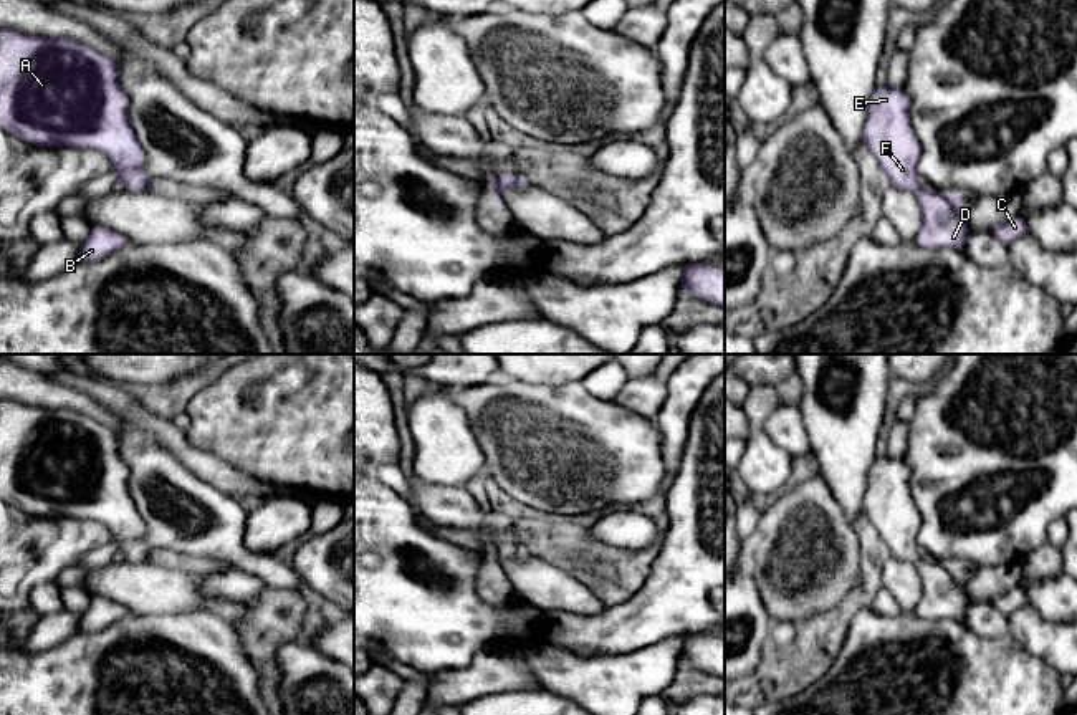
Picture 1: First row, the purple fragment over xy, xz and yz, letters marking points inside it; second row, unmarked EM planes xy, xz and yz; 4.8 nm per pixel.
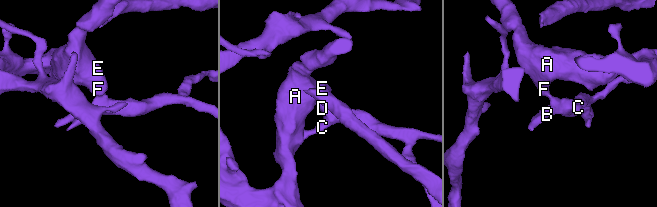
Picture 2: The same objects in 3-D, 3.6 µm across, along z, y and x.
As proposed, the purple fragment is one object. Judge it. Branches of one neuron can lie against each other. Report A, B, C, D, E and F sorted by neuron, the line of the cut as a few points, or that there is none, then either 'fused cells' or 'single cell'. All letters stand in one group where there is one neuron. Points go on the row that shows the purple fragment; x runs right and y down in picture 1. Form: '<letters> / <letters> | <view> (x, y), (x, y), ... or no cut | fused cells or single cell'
A B C D E F | no cut | single cell

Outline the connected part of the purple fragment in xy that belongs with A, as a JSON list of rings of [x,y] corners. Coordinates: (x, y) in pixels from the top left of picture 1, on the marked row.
[[[0,30],[0,126],[38,147],[101,152],[126,190],[157,187],[146,174],[144,151],[129,124],[129,96],[121,86],[117,61],[81,41]]]

